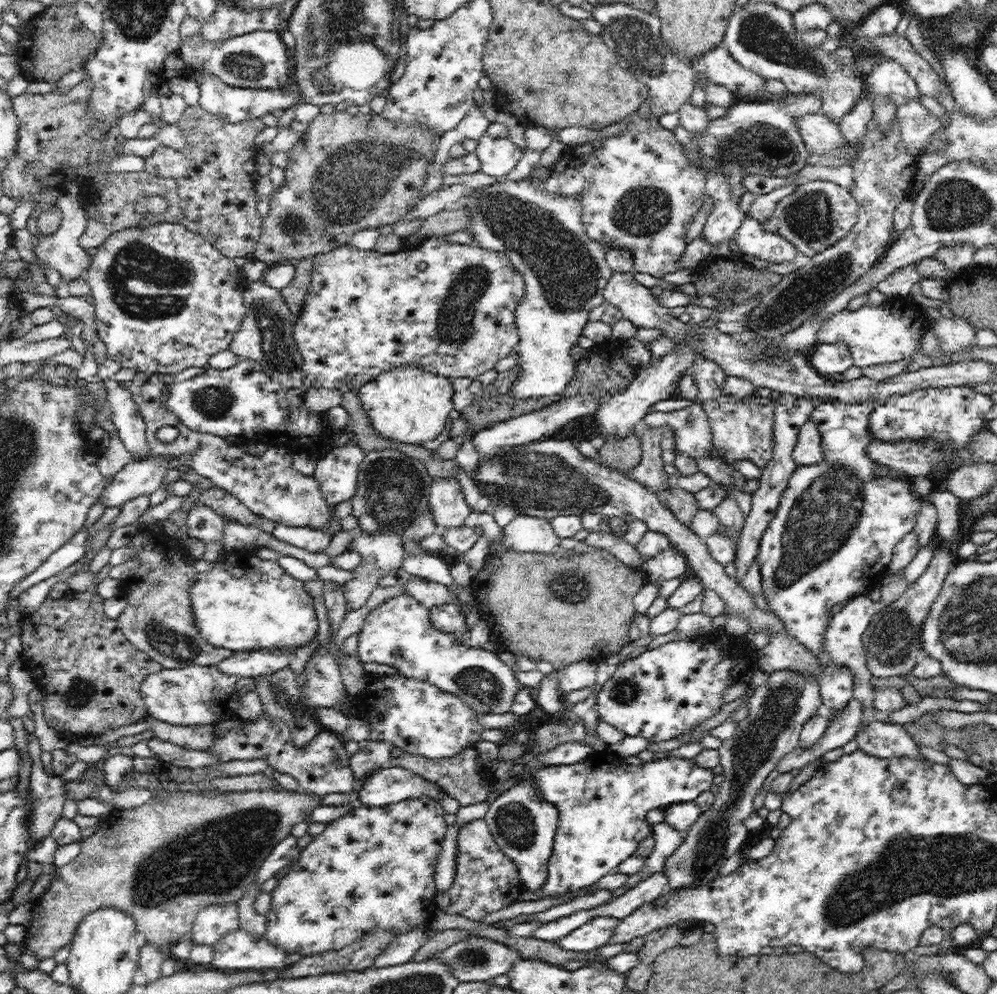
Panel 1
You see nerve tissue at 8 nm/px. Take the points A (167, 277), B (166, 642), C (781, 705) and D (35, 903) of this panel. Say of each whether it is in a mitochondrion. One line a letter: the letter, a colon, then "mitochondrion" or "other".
A: mitochondrion
B: mitochondrion
C: mitochondrion
D: other

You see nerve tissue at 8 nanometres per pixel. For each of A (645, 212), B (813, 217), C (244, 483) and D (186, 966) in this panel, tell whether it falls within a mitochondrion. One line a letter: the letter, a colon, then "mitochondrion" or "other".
A: mitochondrion
B: mitochondrion
C: other
D: other

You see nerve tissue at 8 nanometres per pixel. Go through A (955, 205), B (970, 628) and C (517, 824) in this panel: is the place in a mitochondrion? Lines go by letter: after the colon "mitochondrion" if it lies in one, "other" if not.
A: mitochondrion
B: mitochondrion
C: mitochondrion

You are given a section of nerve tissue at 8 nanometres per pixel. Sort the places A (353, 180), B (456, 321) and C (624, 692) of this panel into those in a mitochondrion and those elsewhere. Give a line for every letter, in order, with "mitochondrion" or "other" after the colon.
A: mitochondrion
B: mitochondrion
C: mitochondrion

